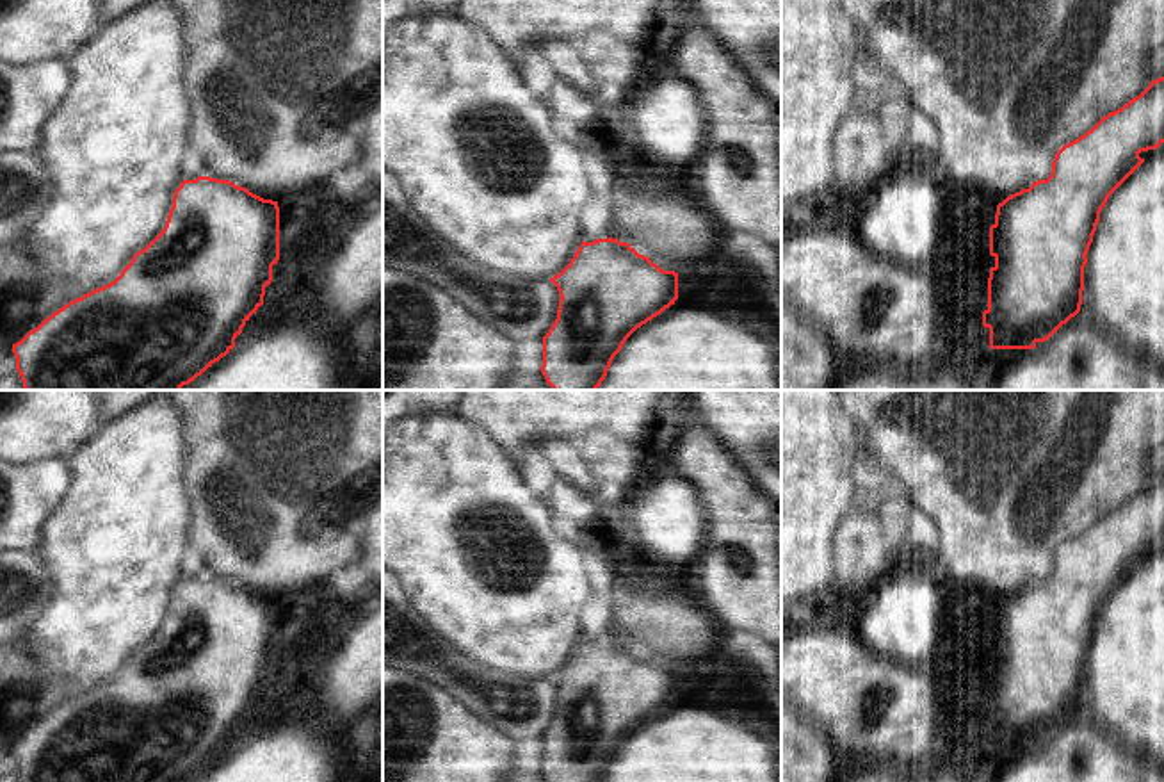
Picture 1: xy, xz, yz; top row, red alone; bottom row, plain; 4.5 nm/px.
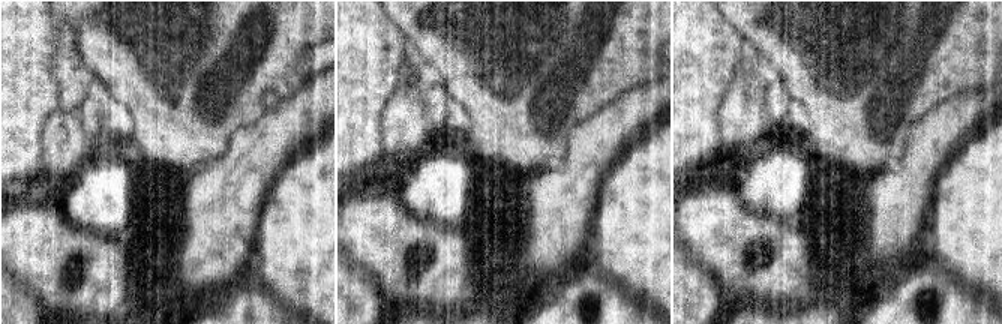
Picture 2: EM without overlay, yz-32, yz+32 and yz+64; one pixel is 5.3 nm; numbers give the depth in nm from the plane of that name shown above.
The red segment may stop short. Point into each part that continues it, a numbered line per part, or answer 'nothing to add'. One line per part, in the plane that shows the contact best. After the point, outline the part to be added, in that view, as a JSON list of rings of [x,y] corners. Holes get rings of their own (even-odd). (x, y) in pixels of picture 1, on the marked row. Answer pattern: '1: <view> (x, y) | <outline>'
nothing to add

